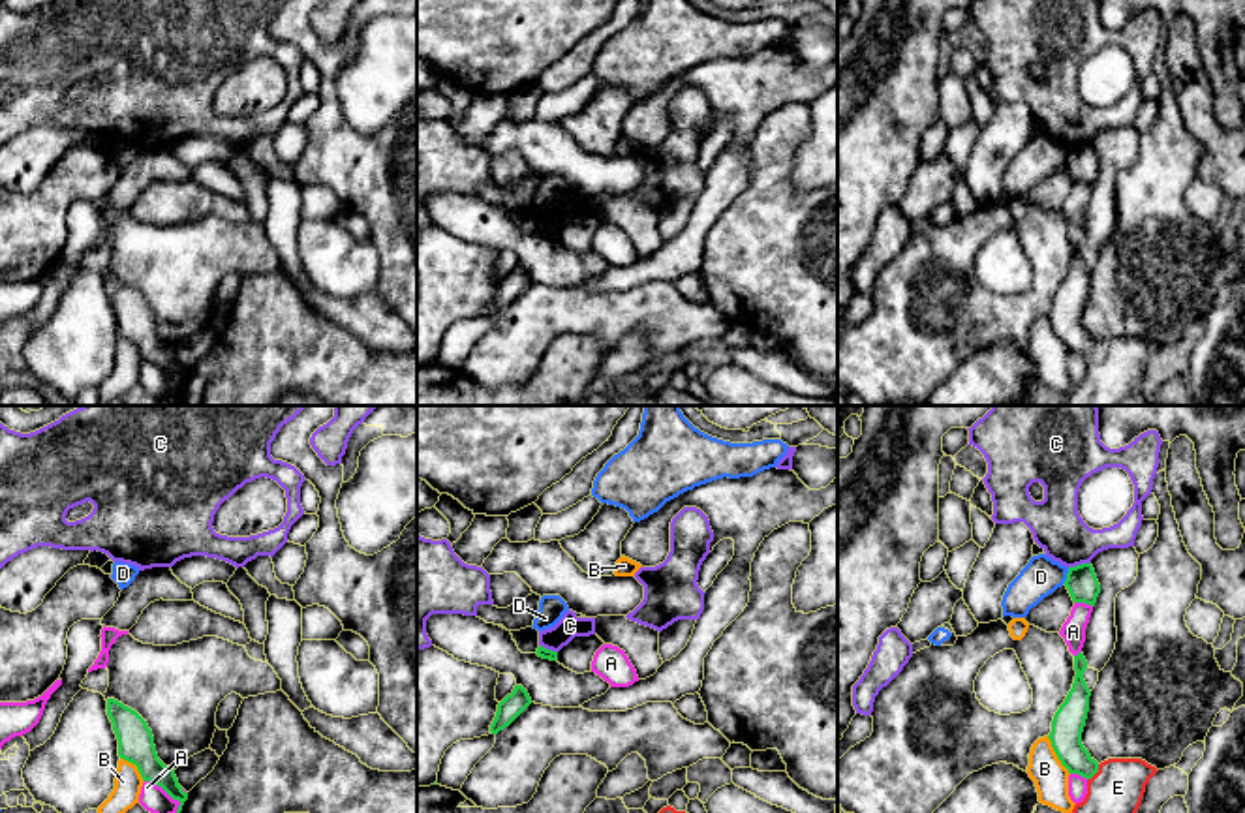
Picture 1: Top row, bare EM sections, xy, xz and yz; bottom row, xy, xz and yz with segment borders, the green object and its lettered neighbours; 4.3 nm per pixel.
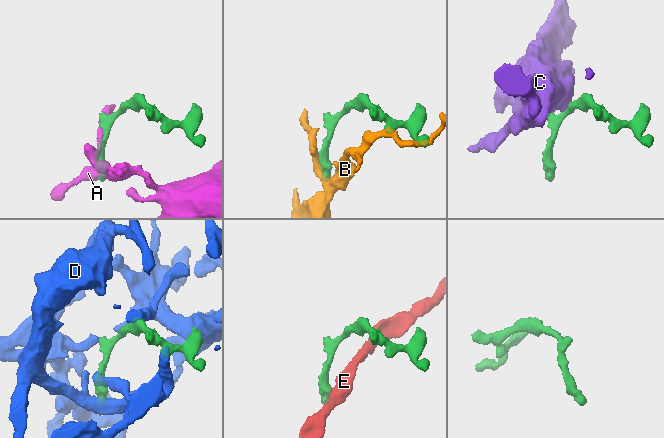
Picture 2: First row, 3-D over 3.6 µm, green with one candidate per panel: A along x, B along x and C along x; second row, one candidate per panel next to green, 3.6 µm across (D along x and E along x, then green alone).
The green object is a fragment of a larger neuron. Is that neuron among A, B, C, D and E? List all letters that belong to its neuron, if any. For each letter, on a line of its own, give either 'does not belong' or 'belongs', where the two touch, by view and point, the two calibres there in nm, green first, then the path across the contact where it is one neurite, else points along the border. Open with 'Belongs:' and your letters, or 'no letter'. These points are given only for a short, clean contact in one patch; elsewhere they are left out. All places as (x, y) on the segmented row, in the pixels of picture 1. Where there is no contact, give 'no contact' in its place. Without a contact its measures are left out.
Belongs: D
A: does not belong | xy (168, 793) | 160/110 nm
B: does not belong | yz (1056, 753) | 140/150 nm | along yz (1046, 736), (1069, 774)
C: does not belong | yz (1078, 566) | 140/220 nm
D: belongs | yz (1067, 575) | 140/160 nm
E: does not belong | yz (1095, 772) | 140/220 nm | along yz (1099, 765), (1088, 780)

